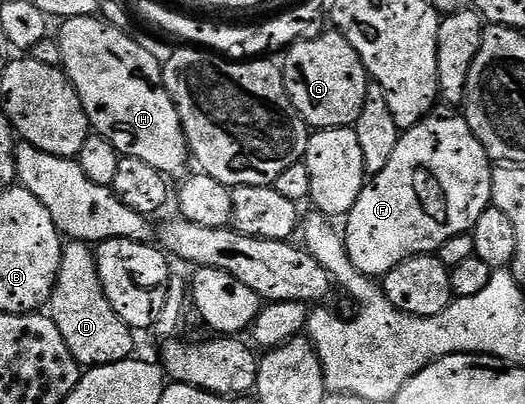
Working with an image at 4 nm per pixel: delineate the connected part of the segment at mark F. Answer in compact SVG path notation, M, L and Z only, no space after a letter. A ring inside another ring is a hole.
M459 112L447 113L451 114L444 118L425 117L413 128L402 131L389 164L385 164L381 172L370 175L361 196L357 196L357 204L353 204L353 208L345 215L347 226L343 230L343 239L349 260L357 272L372 280L382 279L383 275L397 268L397 264L413 256L435 254L441 244L445 244L445 240L453 240L453 236L470 232L481 212L492 205L491 157L469 128L466 117Z

